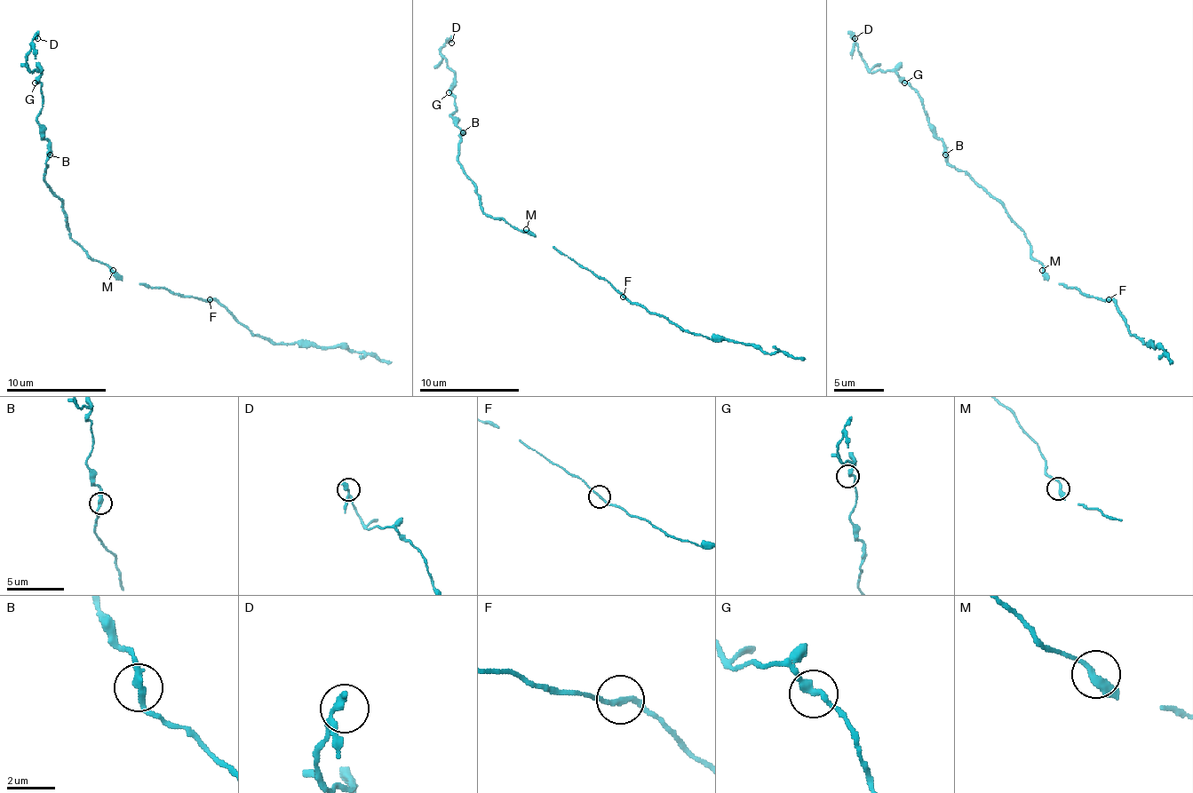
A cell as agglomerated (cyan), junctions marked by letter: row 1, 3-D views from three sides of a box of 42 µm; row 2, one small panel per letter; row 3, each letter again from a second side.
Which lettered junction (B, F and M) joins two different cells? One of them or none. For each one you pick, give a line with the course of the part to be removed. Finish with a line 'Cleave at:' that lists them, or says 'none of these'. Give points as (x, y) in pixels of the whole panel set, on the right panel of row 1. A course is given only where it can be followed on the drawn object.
B: Course of the part to remove: (944, 155), (944, 143), (929, 122), (922, 98), (892, 70), (867, 66), (857, 43), (847, 30)
Cleave at: B

